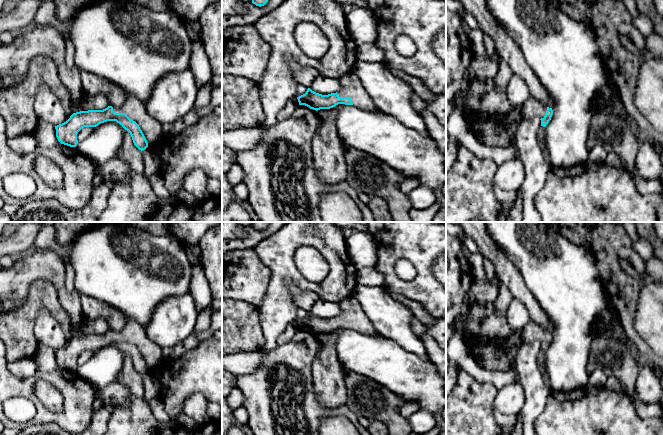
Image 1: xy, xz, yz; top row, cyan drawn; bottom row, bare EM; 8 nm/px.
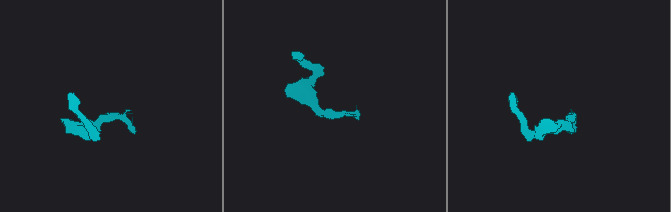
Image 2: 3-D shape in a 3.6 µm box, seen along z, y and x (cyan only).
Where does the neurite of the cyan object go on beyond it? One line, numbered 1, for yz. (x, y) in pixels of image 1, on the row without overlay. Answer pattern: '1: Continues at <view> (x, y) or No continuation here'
1: Continues at yz (532, 331)

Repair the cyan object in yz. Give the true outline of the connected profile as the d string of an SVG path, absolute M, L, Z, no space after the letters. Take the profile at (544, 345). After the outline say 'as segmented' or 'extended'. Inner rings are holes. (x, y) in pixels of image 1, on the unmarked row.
M531 320L523 328L522 337L524 342L531 342L533 340L539 341L541 344L541 350L546 351L551 344L553 334Z | extended

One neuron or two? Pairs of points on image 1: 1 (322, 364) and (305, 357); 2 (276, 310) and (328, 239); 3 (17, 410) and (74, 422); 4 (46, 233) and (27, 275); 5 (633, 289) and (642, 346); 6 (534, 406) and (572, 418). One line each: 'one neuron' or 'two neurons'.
1: two neurons
2: one neuron
3: two neurons
4: two neurons
5: one neuron
6: two neurons

